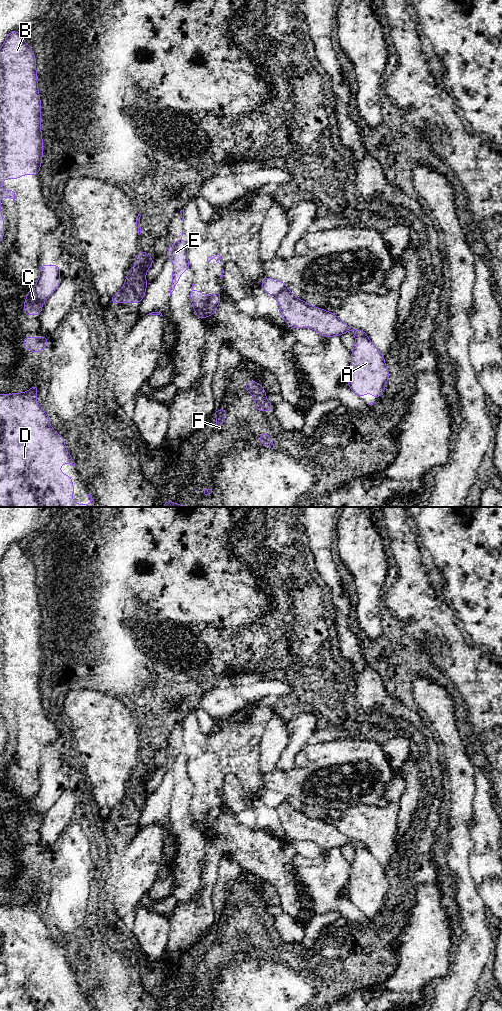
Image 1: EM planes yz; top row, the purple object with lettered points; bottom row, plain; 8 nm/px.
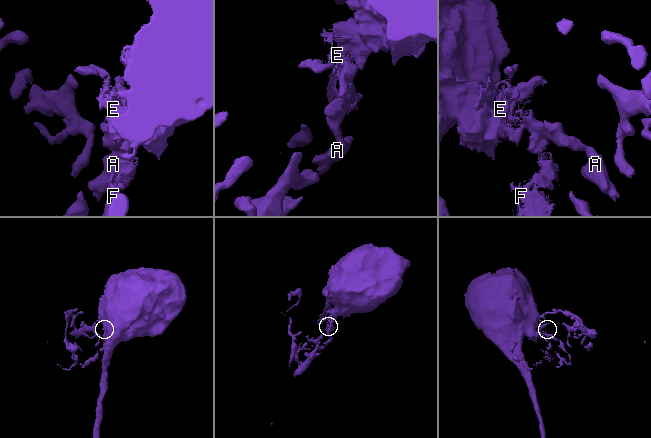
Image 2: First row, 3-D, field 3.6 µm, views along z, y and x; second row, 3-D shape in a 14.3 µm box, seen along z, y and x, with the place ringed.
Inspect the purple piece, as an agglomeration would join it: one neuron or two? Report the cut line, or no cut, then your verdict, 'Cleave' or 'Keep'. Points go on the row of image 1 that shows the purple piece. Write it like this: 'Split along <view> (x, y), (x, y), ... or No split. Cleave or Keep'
Split along yz (288, 290), (282, 291), (276, 298). Cleave

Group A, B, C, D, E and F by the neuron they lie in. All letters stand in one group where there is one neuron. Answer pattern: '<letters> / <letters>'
A / B C D E F

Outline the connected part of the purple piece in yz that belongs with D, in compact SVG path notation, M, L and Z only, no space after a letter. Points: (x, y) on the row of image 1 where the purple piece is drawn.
M34 385L27 392L15 394L0 394L0 507L94 507L94 501L90 494L89 505L79 505L70 497L74 495L72 476L64 475L59 469L63 463L75 466L74 460L66 449L64 438L54 431L50 426L50 421L44 410L37 403L36 393L38 386Z

